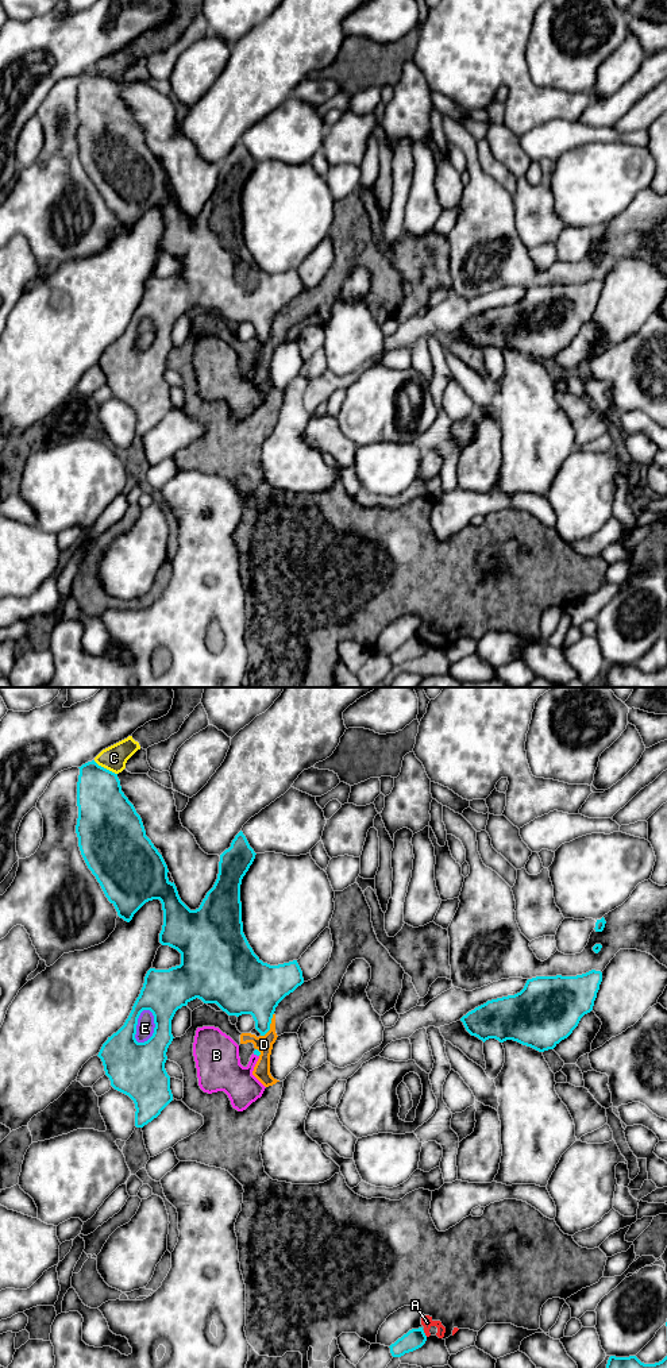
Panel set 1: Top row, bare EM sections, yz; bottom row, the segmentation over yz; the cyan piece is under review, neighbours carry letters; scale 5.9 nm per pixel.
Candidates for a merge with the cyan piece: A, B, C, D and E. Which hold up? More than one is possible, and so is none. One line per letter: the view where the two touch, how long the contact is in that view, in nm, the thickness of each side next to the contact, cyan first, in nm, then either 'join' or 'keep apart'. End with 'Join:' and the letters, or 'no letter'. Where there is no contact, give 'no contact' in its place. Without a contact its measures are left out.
A: meets cyan in yz; contact 50 nm long; 120 nm thick on the cyan side, 70 nm on the other; keep apart
B: meets cyan in yz; contact 40 nm long; 40 nm thick on the cyan side, 260 nm on the other; keep apart
C: meets cyan in yz; contact 170 nm long; 300 nm thick on the cyan side, 150 nm on the other; keep apart
D: meets cyan in yz; contact 160 nm long; 320 nm thick on the cyan side, 100 nm on the other; keep apart
E: meets cyan in yz; contact 220 nm long; 300 nm thick on the cyan side, 110 nm on the other; keep apart
Join: no letter

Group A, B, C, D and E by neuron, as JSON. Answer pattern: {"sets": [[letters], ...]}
{"sets": [["A", "B", "D", "E"], ["C"]]}

